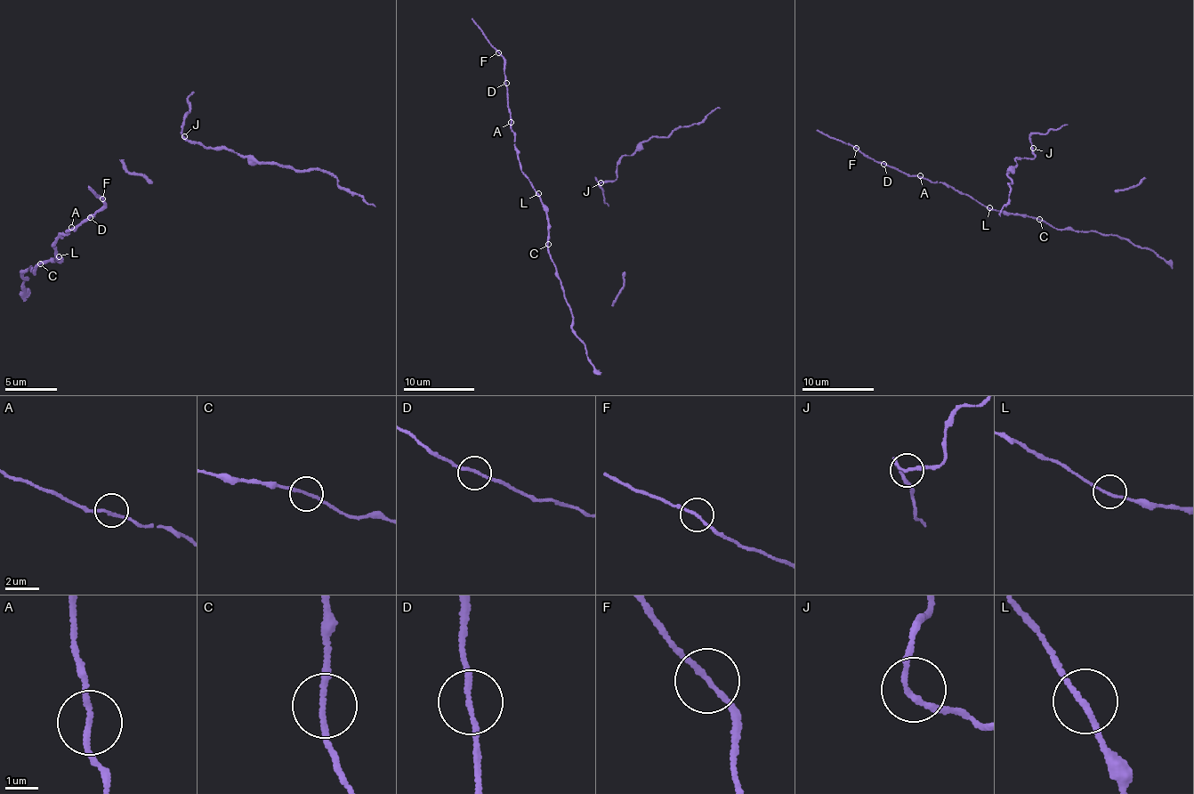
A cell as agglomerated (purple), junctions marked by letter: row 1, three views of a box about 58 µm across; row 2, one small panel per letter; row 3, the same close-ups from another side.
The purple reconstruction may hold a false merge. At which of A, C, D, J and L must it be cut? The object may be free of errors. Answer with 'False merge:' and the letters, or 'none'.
False merge: none

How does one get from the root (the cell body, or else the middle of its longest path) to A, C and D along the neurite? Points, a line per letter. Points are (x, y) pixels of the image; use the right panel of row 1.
A: (1006, 212), (989, 209), (949, 186), (933, 183), (920, 175)
C: (1006, 212), (1026, 214), (1039, 219)
D: (1006, 212), (989, 209), (941, 182), (933, 183), (915, 175), (907, 176), (884, 164)

